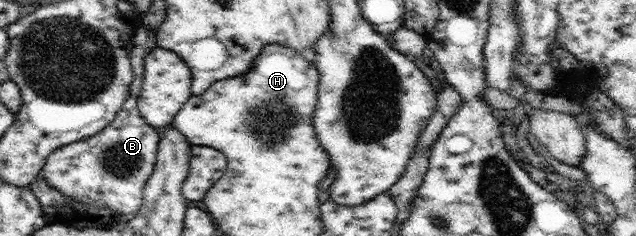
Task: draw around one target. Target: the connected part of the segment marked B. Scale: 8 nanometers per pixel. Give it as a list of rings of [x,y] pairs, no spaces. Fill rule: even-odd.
[[[145,24],[139,27],[130,51],[133,81],[129,85],[129,97],[115,118],[99,134],[51,152],[41,171],[41,177],[63,196],[88,205],[101,203],[124,220],[137,214],[141,208],[143,189],[153,173],[160,141],[157,130],[147,124],[137,106],[144,79],[145,57],[147,51],[157,45],[156,32],[147,29]]]

